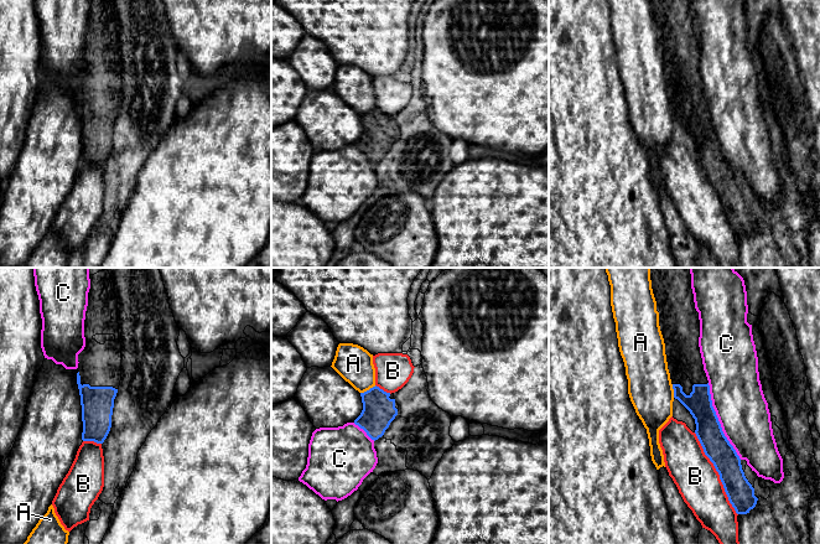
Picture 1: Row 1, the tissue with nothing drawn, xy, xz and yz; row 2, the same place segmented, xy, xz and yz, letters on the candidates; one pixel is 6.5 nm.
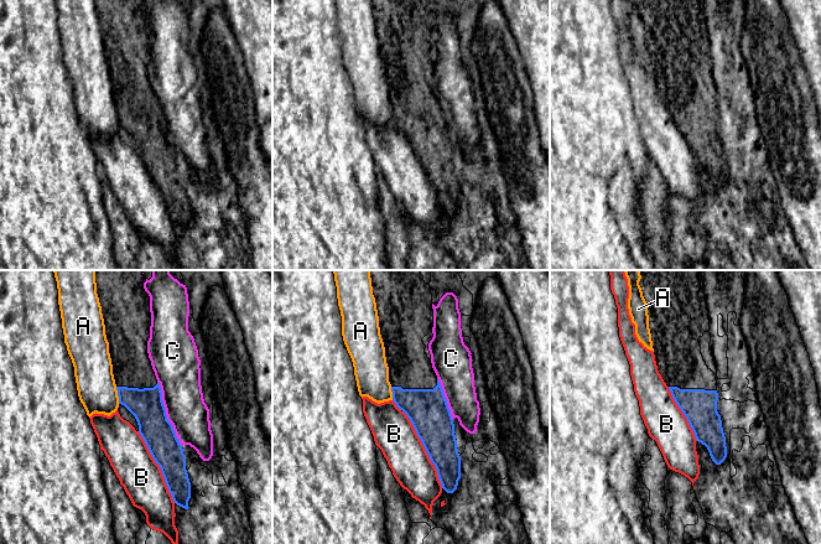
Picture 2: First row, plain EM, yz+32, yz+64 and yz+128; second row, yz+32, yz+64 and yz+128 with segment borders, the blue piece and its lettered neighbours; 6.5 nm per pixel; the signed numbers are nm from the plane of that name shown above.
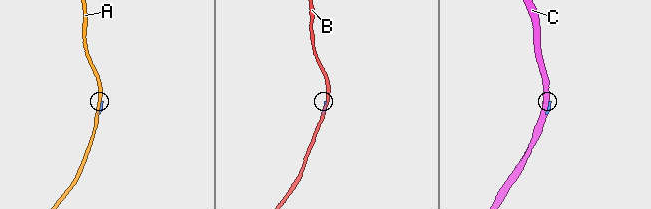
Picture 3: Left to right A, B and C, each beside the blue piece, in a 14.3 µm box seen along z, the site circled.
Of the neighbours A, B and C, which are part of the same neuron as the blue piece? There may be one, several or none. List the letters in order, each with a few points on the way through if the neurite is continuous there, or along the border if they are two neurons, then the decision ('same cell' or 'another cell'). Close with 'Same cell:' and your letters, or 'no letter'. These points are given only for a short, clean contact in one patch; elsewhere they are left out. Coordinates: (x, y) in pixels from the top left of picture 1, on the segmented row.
A: border along xz (375, 386), (361, 393); another cell
B: another cell
C: another cell
Same cell: no letter

